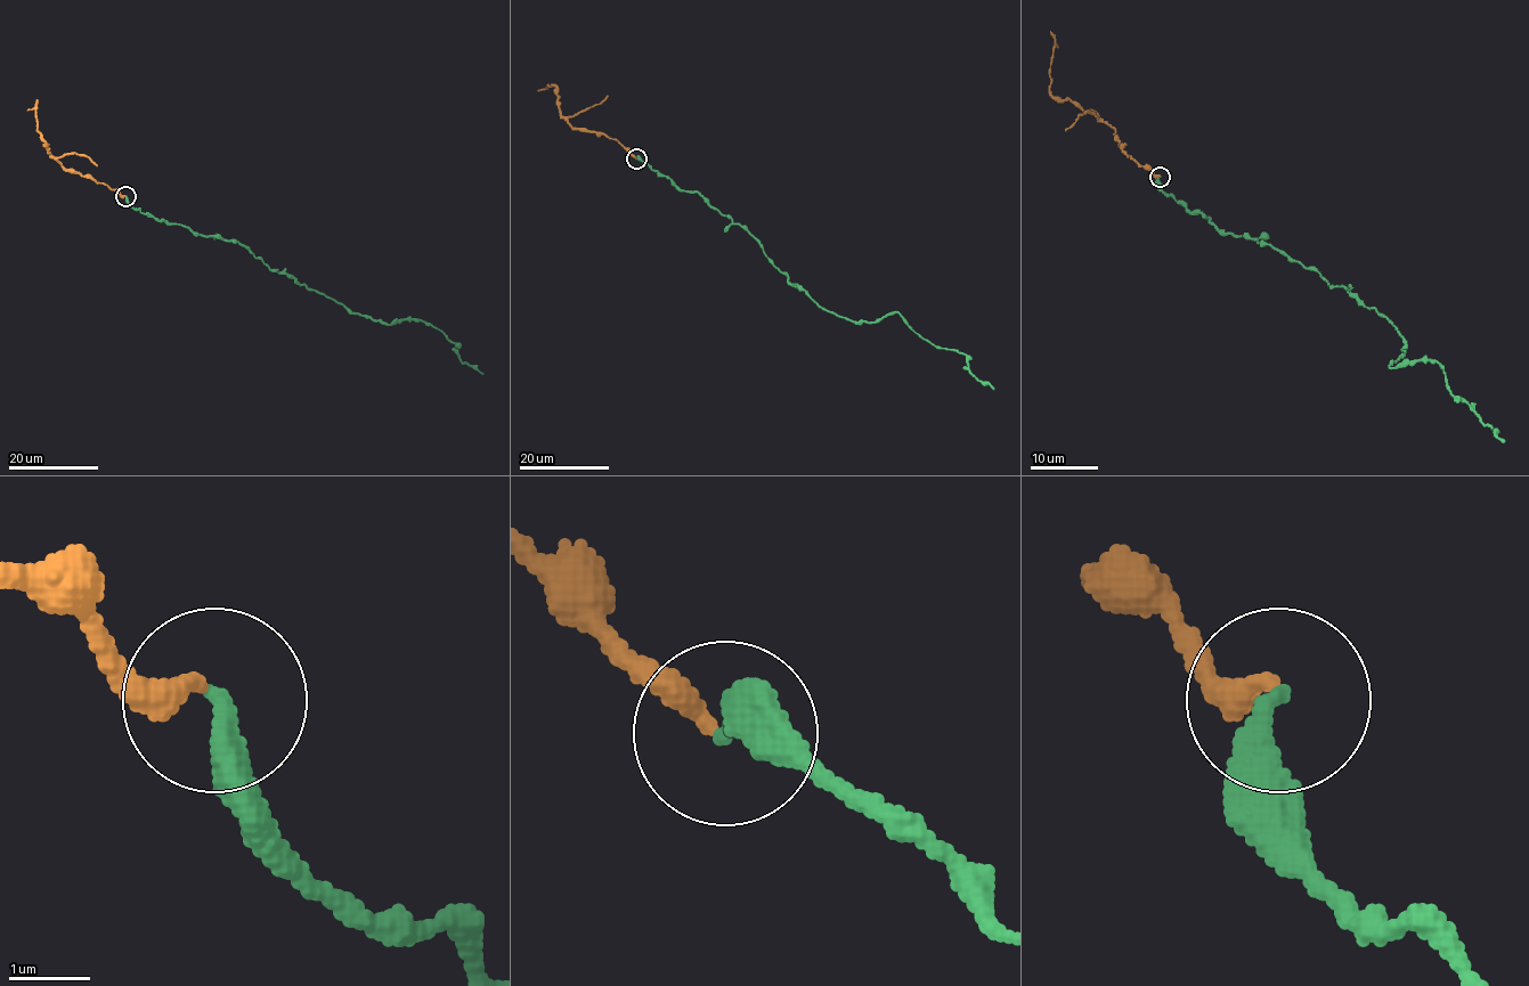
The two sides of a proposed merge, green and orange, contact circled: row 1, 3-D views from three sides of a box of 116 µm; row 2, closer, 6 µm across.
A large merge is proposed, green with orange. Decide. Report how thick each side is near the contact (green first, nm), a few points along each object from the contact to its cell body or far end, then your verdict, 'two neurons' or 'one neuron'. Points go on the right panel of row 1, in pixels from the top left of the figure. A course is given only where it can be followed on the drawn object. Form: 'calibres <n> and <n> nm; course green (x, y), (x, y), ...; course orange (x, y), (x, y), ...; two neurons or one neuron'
calibres 320 and 280 nm; course green (1159, 176), (1190, 211), (1311, 267), (1382, 316), (1404, 339), (1389, 366), (1436, 361), (1452, 393), (1505, 441); course orange (1159, 176), (1129, 156), (1115, 139), (1115, 131), (1095, 112), (1050, 92), (1055, 43), (1050, 32); one neuron

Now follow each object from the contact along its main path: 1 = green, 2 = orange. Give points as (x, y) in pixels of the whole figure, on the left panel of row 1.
1: (125, 196), (160, 220), (235, 239), (351, 312), (391, 324), (422, 319), (482, 374)
2: (125, 196), (103, 182), (68, 171), (48, 152), (37, 129), (37, 99)

